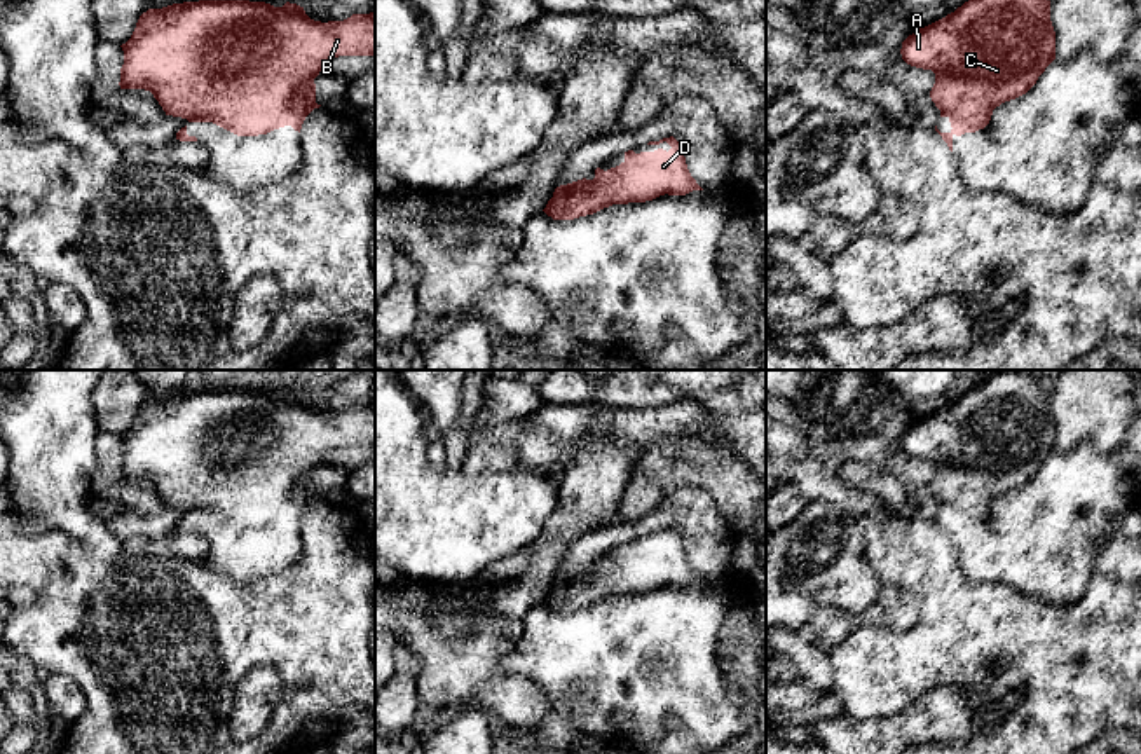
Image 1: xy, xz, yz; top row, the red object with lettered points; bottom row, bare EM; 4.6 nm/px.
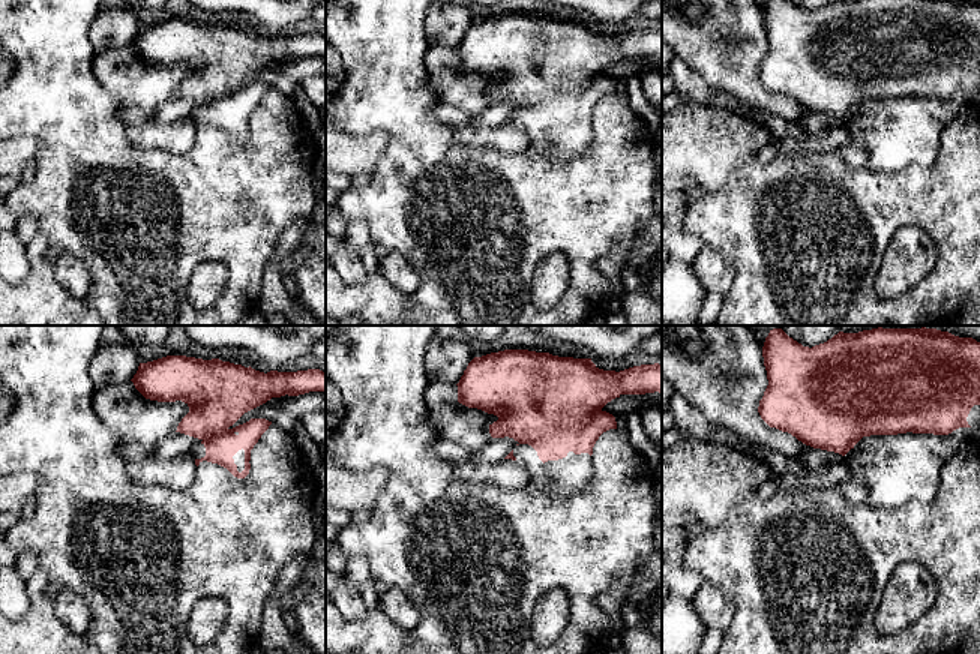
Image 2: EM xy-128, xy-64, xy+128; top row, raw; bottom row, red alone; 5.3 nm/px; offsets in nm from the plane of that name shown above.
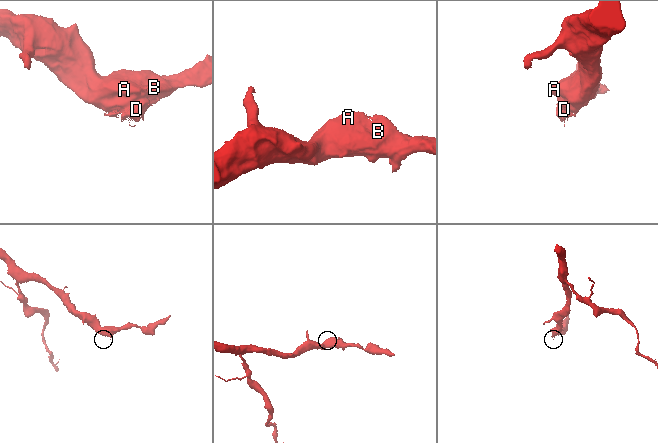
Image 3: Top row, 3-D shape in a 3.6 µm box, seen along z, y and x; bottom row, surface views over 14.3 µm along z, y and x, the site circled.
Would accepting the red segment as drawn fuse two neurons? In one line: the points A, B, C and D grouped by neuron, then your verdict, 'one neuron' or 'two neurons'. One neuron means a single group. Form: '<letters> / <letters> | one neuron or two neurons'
A B C D | one neuron

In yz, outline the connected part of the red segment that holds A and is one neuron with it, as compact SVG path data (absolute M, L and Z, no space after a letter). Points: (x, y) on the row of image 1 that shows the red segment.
M968 0L946 17L914 30L902 42L900 54L907 65L935 73L930 98L953 127L940 133L935 126L935 131L953 152L954 134L984 129L996 106L1026 94L1056 59L1050 0Z

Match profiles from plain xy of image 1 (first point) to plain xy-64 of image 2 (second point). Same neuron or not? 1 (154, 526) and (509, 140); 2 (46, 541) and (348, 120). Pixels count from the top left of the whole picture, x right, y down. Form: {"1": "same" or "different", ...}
{"1": "different", "2": "different"}

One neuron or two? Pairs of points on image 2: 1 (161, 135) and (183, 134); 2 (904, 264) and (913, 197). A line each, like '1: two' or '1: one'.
1: one
2: two

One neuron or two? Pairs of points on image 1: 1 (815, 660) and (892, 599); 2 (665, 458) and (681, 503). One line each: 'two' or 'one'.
1: two
2: two

